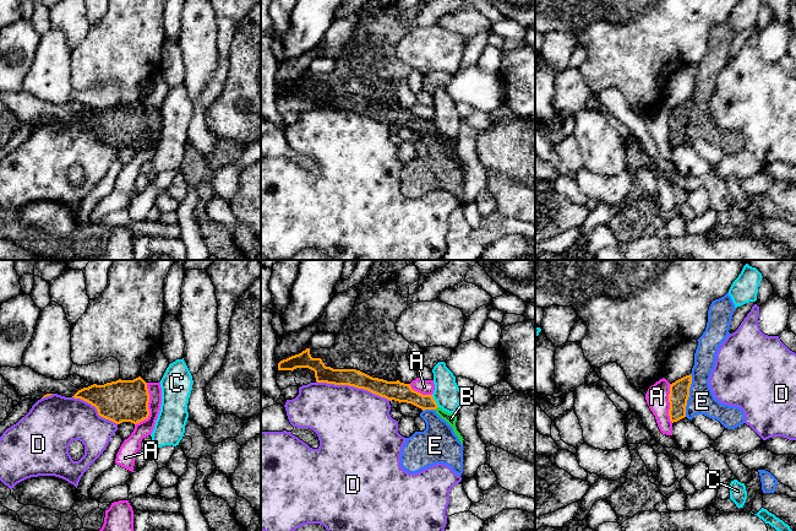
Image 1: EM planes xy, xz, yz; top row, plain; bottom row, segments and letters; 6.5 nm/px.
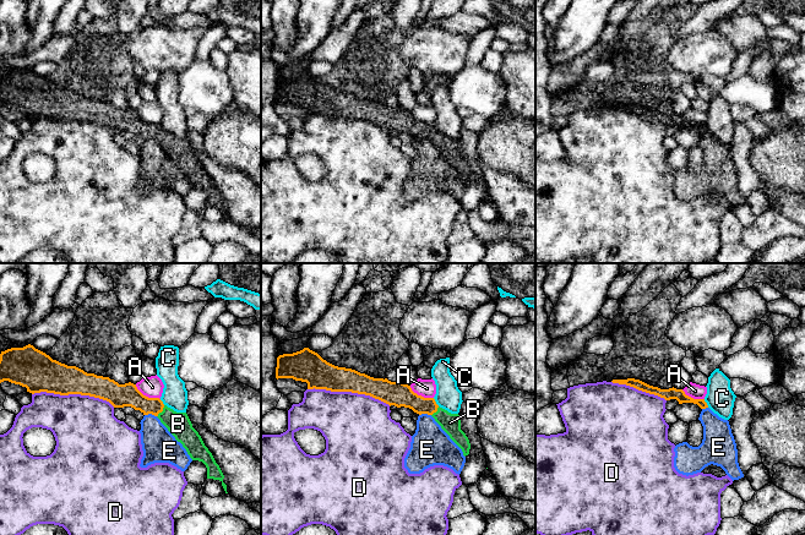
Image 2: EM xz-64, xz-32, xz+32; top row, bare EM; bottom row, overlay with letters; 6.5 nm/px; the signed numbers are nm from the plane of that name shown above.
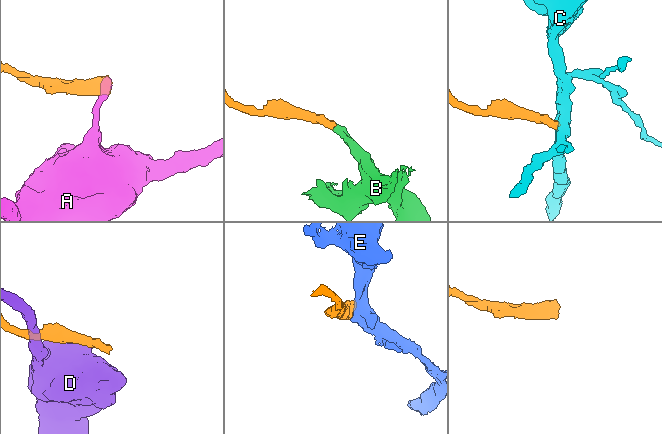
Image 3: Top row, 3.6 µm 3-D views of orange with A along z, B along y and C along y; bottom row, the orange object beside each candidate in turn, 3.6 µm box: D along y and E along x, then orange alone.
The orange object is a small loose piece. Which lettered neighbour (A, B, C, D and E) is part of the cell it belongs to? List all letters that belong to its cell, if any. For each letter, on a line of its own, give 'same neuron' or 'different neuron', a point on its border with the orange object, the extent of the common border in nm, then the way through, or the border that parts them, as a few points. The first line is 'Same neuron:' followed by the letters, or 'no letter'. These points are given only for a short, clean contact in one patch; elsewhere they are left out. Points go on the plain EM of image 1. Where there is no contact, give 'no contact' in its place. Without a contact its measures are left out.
Same neuron: B
A: different neuron | xy (147, 131) | 300 nm | along xy (147, 108), (148, 141), (135, 150)
B: same neuron | xz (436, 133) | 40 nm | across xz (402, 118), (436, 133), (451, 144)
C: different neuron | xz (435, 126) | 90 nm | along xz (431, 120), (439, 131)
D: different neuron | xz (353, 110) | 500 nm
E: different neuron | yz (688, 120) | 280 nm | along yz (691, 99), (690, 122), (685, 141)

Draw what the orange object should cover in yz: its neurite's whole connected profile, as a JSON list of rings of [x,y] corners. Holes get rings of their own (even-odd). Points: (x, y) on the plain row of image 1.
[[[686,101],[670,110],[669,128],[670,146],[677,147],[686,142],[686,131],[689,123],[692,101]]]

